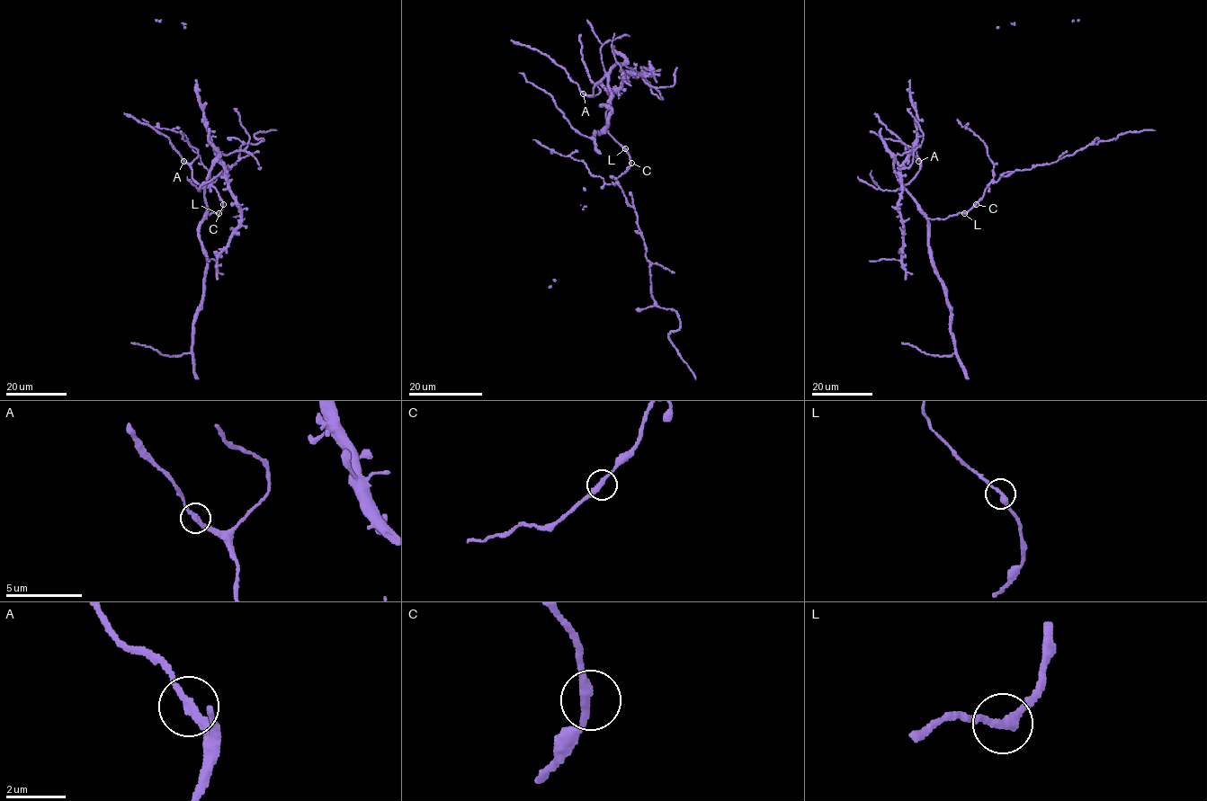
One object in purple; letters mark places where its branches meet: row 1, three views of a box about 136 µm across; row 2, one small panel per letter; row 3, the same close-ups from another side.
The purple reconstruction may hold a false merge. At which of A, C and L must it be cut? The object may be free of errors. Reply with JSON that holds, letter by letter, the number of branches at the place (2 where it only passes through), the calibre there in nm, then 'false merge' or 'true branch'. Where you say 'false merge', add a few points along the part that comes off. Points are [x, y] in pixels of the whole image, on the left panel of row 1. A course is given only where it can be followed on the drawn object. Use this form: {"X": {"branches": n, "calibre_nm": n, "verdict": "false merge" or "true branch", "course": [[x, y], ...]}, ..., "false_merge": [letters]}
{"A": {"branches": 2, "calibre_nm": 280, "verdict": "true branch"}, "C": {"branches": 2, "calibre_nm": 300, "verdict": "true branch"}, "L": {"branches": 2, "calibre_nm": 300, "verdict": "true branch"}, "false_merge": []}

